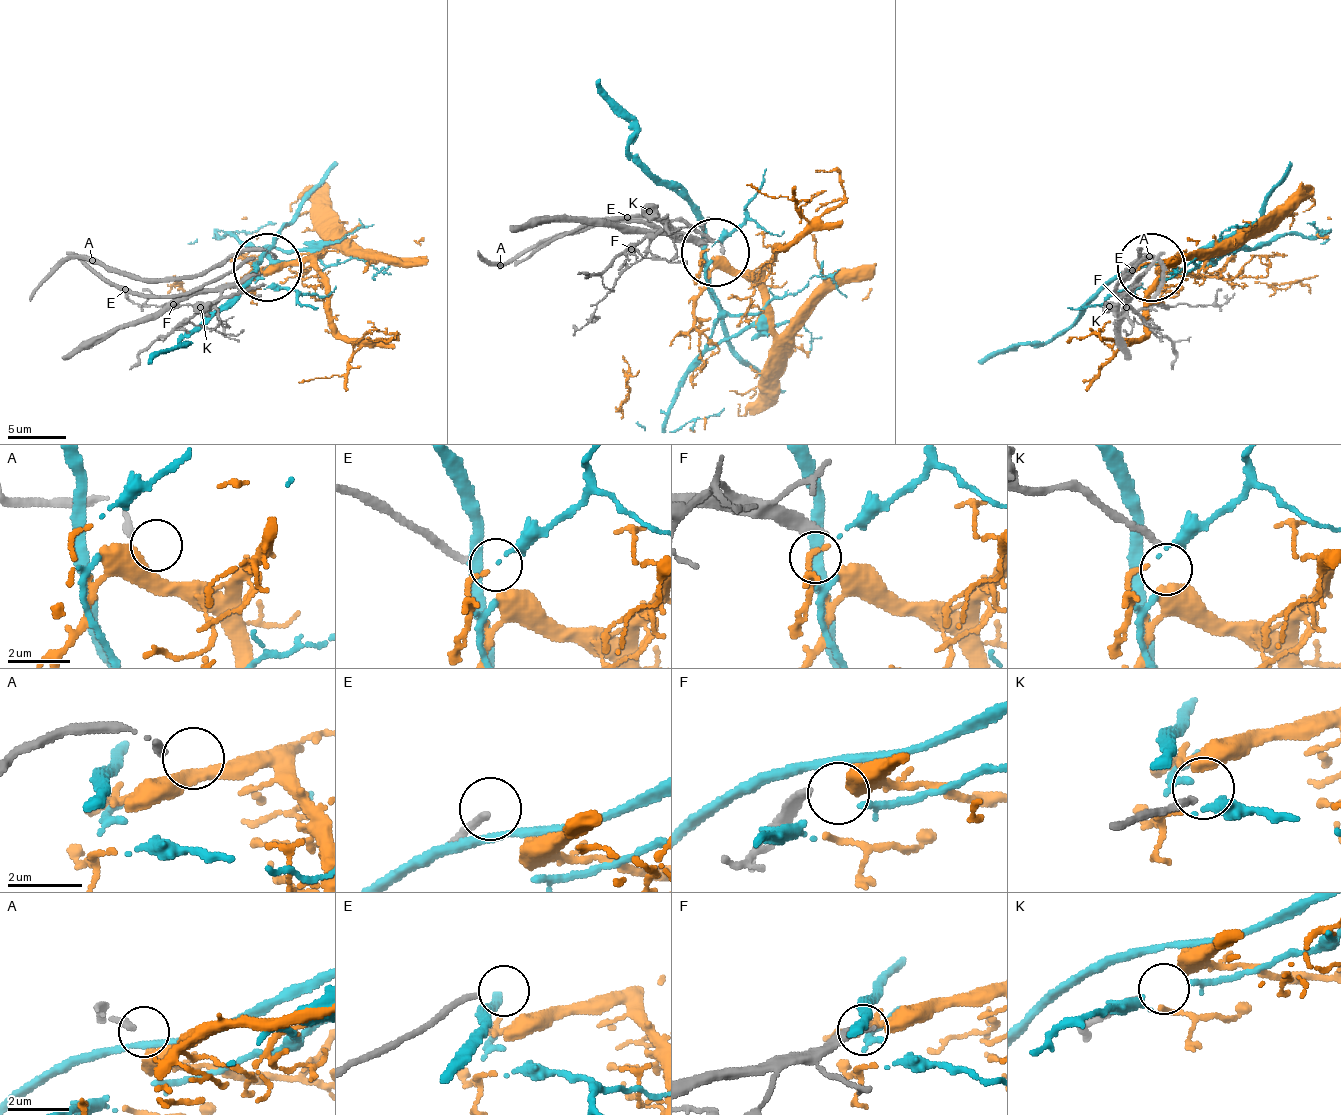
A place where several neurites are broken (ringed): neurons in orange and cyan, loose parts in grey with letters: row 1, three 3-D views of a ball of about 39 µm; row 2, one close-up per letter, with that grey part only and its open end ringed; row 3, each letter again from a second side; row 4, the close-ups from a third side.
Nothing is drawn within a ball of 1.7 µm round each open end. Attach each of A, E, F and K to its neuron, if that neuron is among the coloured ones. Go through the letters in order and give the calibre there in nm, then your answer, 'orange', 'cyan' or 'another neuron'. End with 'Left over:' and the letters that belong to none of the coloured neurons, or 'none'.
A: 200 nm thick; another neuron
E: 200 nm thick; another neuron
F: 240 nm thick; orange
K: 180 nm thick; another neuron
Left over: A, E, K

